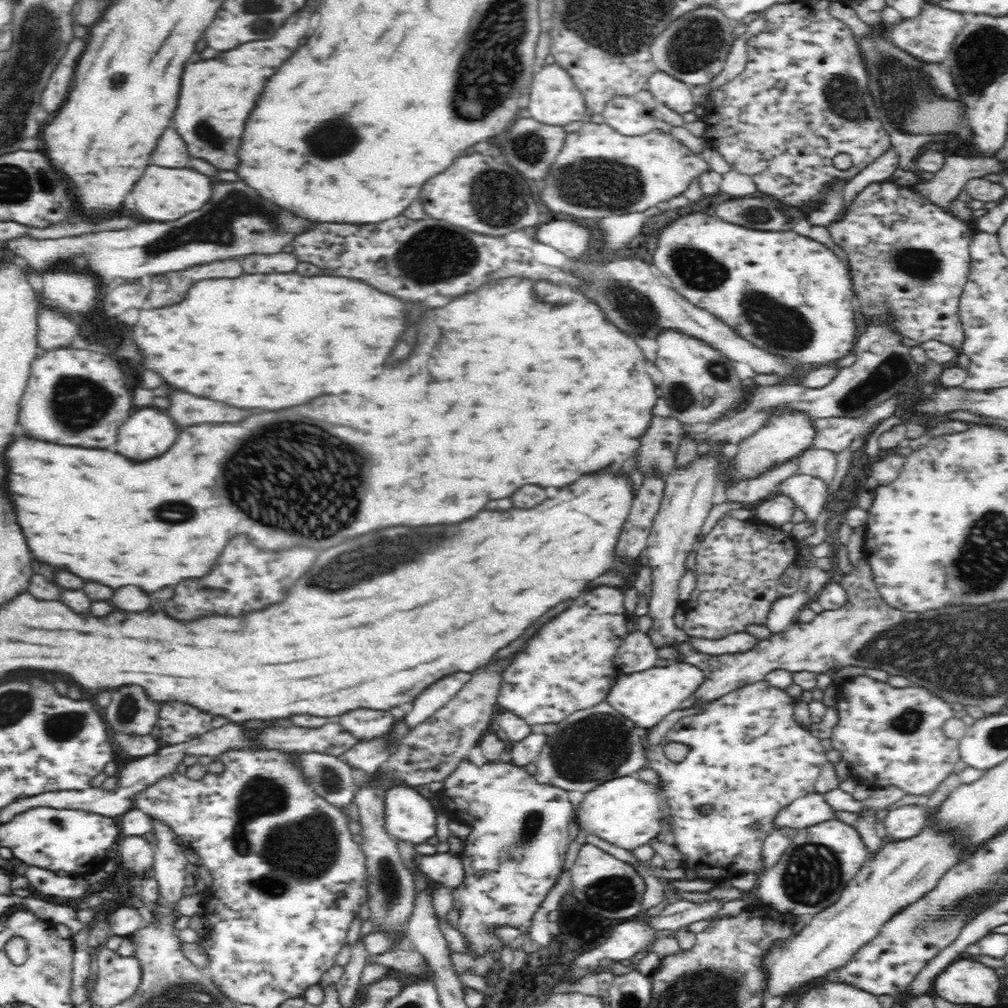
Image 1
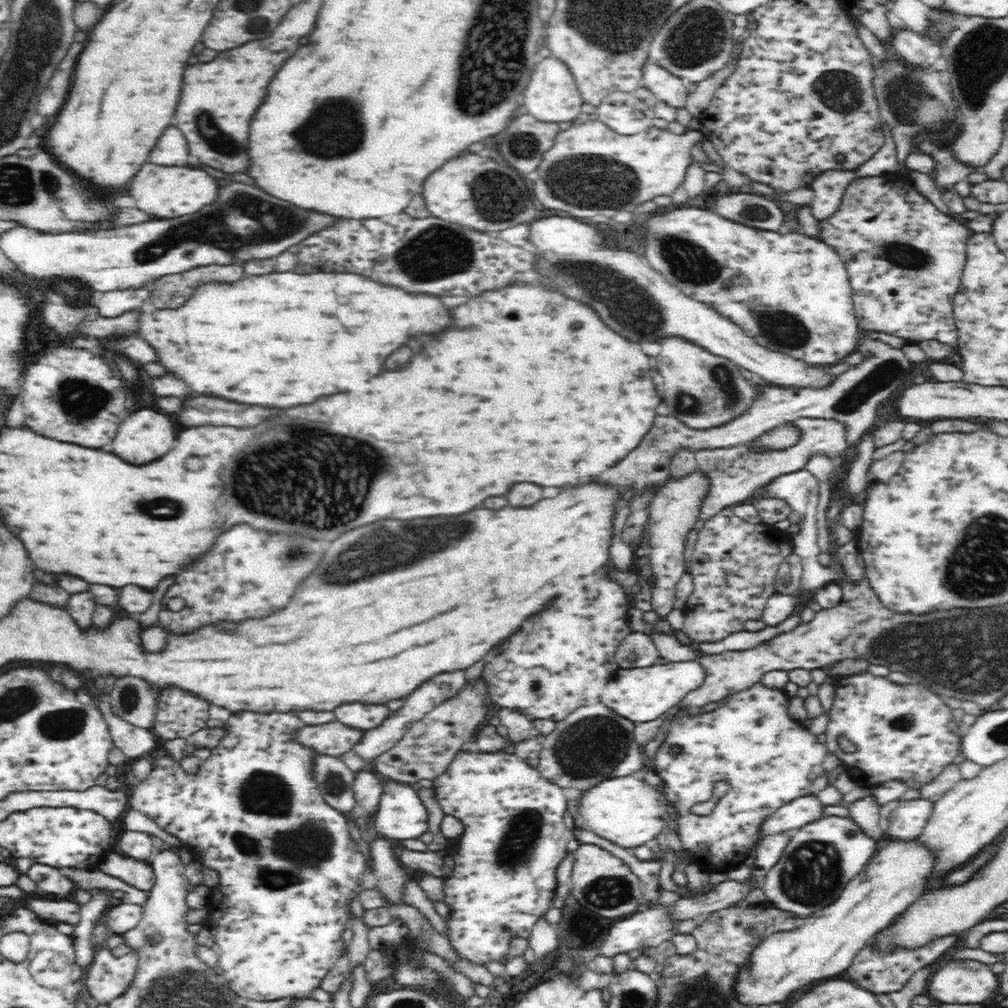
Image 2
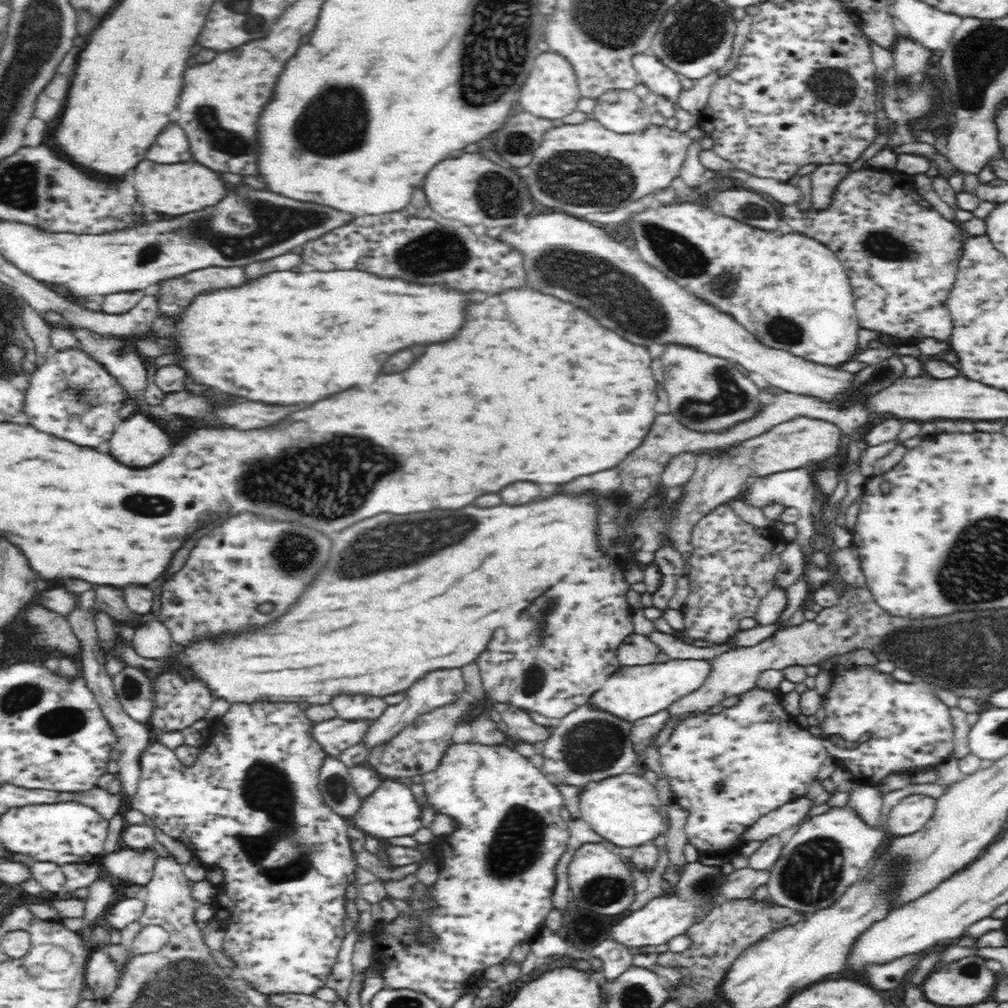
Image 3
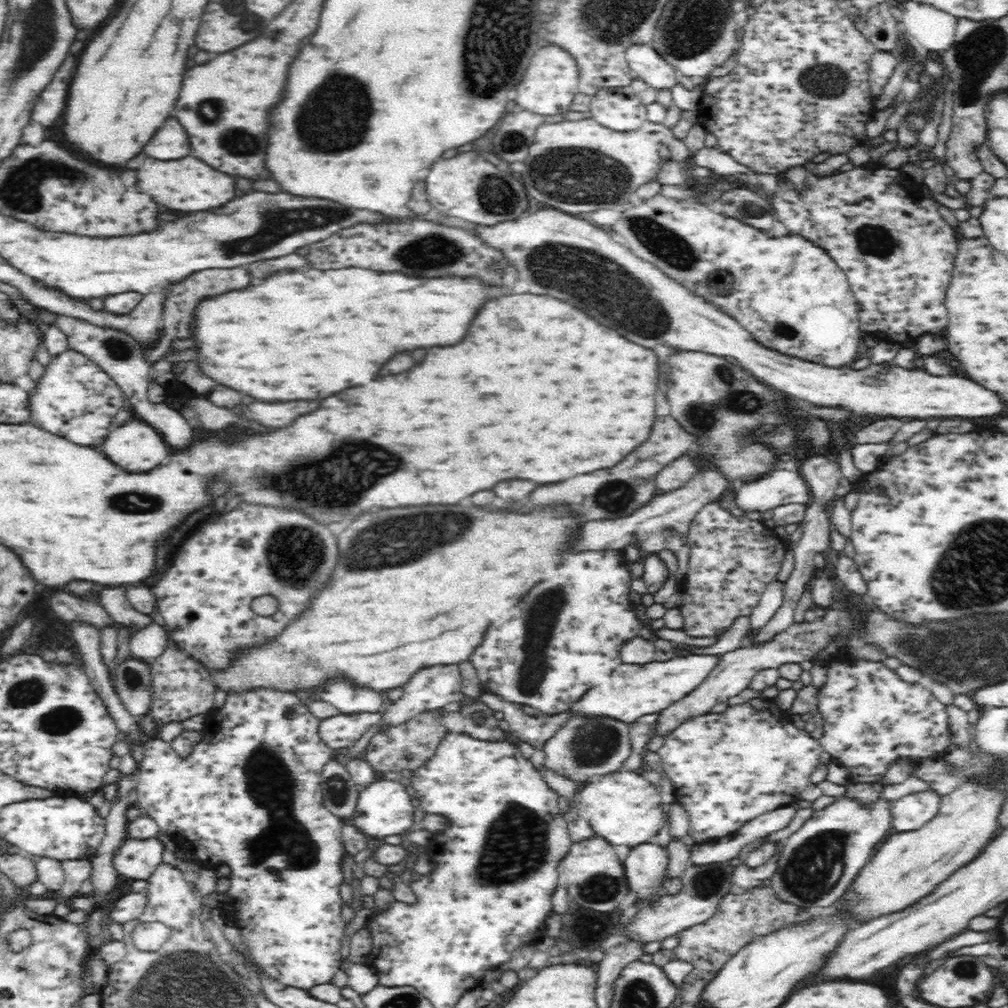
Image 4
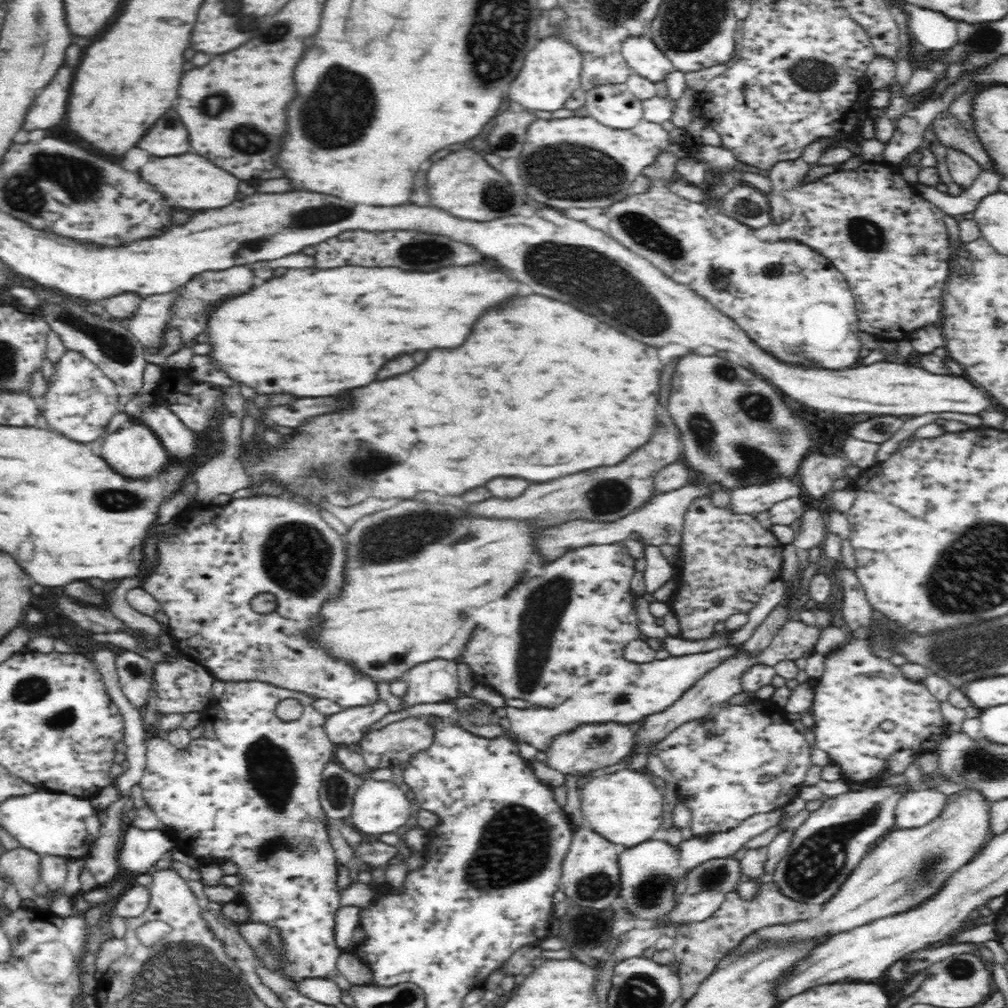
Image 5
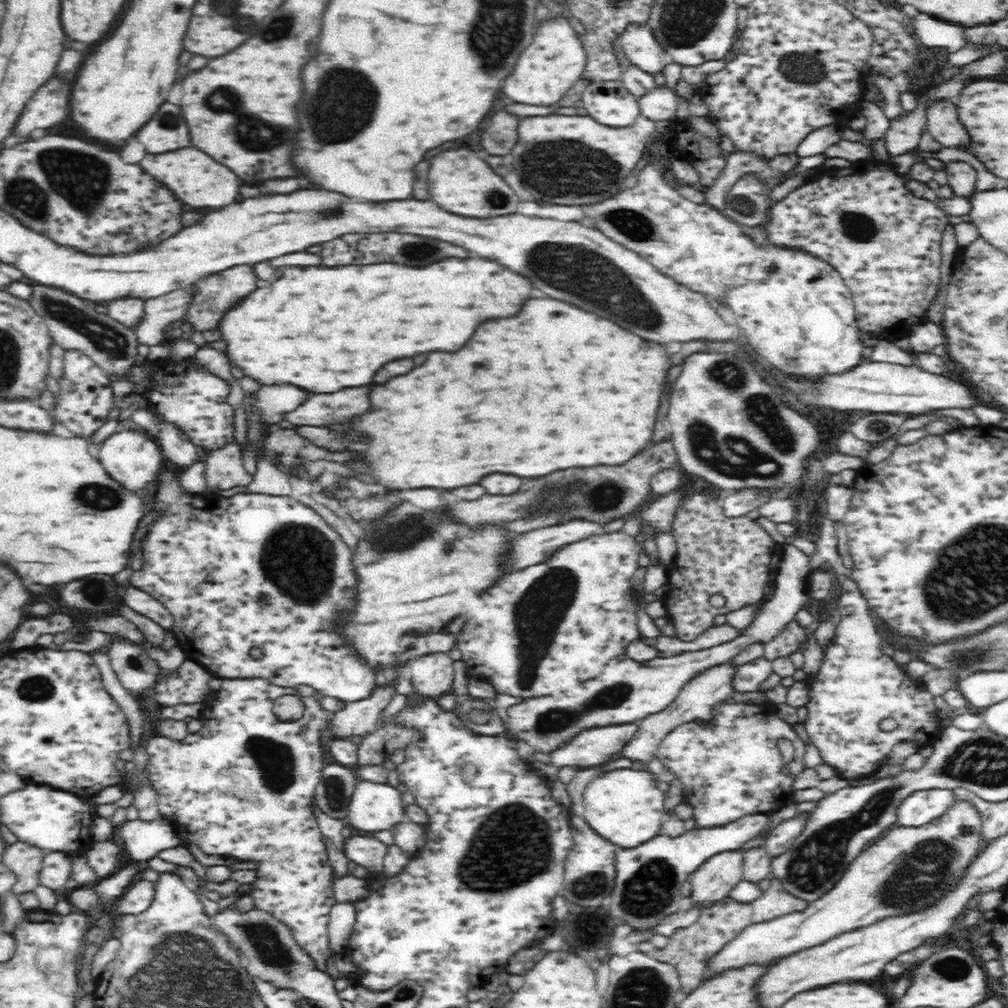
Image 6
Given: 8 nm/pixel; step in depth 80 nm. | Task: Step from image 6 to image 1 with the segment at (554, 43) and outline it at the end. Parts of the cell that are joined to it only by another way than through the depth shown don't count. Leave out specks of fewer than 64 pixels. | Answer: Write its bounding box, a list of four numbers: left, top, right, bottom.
[530,64,587,126]

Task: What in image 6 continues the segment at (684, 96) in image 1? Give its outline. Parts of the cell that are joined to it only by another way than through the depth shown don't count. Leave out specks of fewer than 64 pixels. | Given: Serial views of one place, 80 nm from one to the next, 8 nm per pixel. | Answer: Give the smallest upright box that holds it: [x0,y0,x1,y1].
[620,24,672,76]

